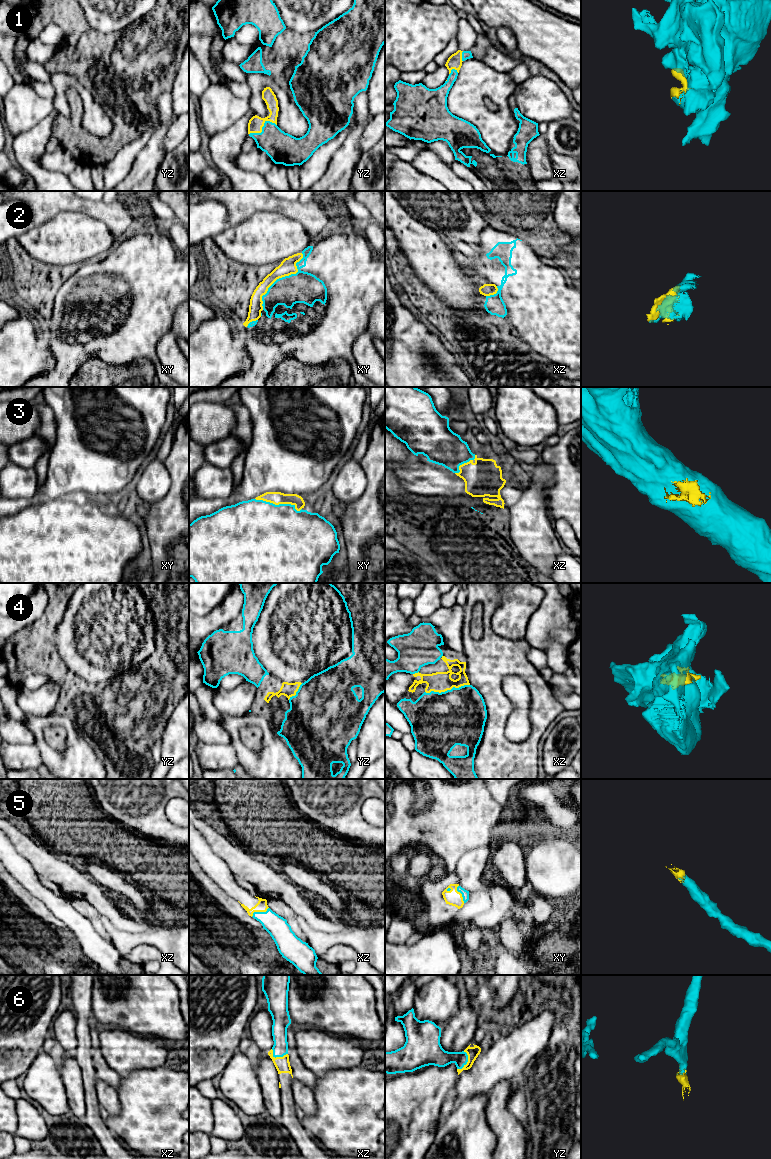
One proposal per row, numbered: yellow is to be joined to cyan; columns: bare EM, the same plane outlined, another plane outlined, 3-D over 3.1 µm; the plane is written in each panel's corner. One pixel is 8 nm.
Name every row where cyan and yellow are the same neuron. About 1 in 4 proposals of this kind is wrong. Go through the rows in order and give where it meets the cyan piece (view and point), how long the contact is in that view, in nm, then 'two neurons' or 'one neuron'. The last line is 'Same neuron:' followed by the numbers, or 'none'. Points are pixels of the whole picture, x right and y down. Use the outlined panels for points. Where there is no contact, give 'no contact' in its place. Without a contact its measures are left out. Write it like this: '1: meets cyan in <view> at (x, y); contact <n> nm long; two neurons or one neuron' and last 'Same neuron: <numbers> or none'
1: meets cyan in yz at (262, 127); contact 240 nm long; one neuron
2: meets cyan in xy at (282, 277); contact 550 nm long; one neuron
3: meets cyan in xy at (279, 504); contact 380 nm long; one neuron
4: meets cyan in xz at (447, 690); contact 360 nm long; one neuron
5: meets cyan in xz at (259, 912); contact 160 nm long; one neuron
6: meets cyan in yz at (467, 1061); contact 170 nm long; one neuron
Same neuron: 1, 2, 3, 4, 5, 6

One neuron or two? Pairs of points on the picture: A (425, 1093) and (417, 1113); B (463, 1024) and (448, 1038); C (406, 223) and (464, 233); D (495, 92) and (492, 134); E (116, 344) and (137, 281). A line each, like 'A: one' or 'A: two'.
A: one
B: one
C: two
D: one
E: one

